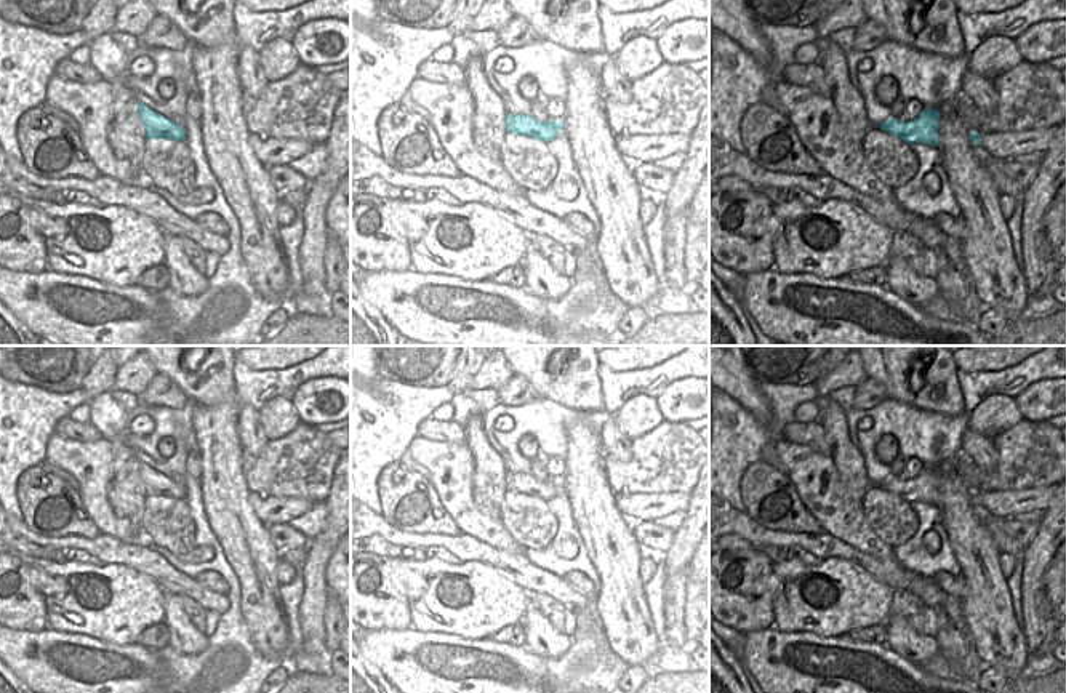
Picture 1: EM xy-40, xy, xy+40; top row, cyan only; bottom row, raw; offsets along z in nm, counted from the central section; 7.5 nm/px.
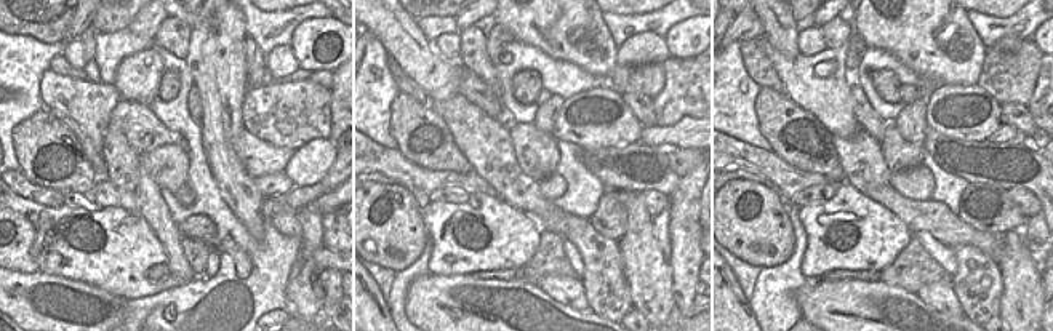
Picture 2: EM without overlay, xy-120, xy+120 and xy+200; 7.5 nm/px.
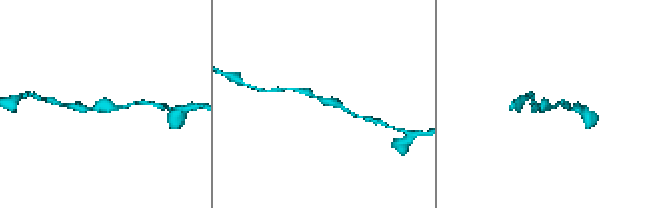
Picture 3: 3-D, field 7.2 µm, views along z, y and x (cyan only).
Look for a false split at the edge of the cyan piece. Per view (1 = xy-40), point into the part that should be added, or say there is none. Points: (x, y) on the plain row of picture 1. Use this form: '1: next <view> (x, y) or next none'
1: next none

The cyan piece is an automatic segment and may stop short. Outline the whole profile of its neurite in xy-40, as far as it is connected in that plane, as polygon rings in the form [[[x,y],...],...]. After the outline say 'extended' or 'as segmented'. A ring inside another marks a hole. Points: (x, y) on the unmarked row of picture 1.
[[[139,461],[138,471],[141,474],[147,498],[186,498],[186,490],[181,485],[178,485],[166,475],[157,472],[155,469],[149,467],[146,463]]]; as segmented

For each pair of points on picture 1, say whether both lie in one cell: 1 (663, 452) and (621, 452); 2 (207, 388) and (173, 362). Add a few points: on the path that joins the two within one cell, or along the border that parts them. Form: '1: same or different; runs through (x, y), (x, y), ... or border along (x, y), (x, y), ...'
1: different; border along (633, 440), (628, 461), (618, 461), (604, 453)
2: same; runs through (197, 389), (191, 386), (191, 381), (181, 372)

